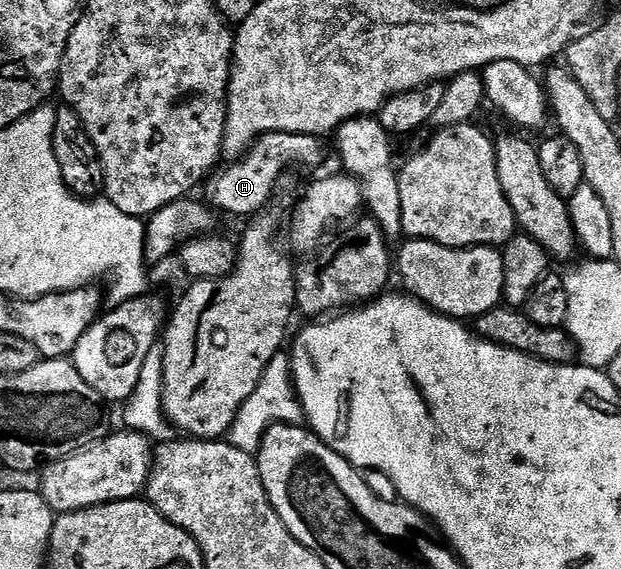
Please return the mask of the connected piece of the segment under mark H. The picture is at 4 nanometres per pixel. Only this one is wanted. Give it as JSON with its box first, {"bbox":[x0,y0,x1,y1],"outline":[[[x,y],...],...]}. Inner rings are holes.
{"bbox":[203,132,324,219],"outline":[[[290,132],[263,134],[252,143],[252,148],[247,154],[224,164],[228,166],[221,165],[211,175],[210,181],[203,187],[203,190],[205,189],[203,197],[212,198],[208,200],[217,211],[233,214],[236,218],[247,219],[249,216],[255,216],[271,203],[268,201],[271,200],[276,185],[283,180],[287,170],[292,170],[295,166],[305,166],[306,169],[312,170],[315,166],[323,164],[324,142],[323,137],[314,134]]]}

